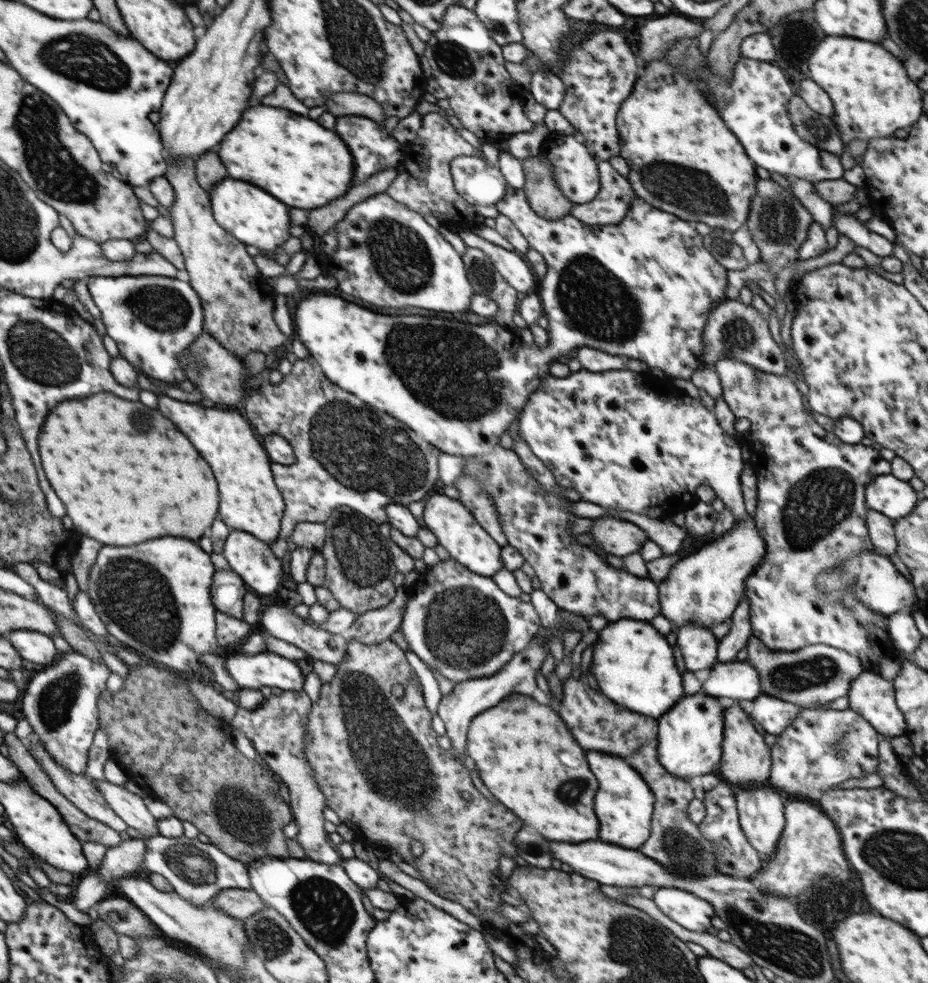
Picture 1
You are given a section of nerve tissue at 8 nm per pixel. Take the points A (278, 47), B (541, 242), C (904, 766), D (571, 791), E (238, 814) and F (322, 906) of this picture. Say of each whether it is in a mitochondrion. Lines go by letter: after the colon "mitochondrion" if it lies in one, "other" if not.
A: other
B: other
C: other
D: mitochondrion
E: mitochondrion
F: mitochondrion

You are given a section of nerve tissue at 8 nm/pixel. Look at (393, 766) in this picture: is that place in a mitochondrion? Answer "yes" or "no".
yes

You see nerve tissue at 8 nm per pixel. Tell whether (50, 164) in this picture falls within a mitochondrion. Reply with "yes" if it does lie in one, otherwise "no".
yes

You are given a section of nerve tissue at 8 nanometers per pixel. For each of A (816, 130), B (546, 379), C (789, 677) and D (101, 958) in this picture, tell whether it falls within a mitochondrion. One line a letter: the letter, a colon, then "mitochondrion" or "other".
A: mitochondrion
B: other
C: mitochondrion
D: other

